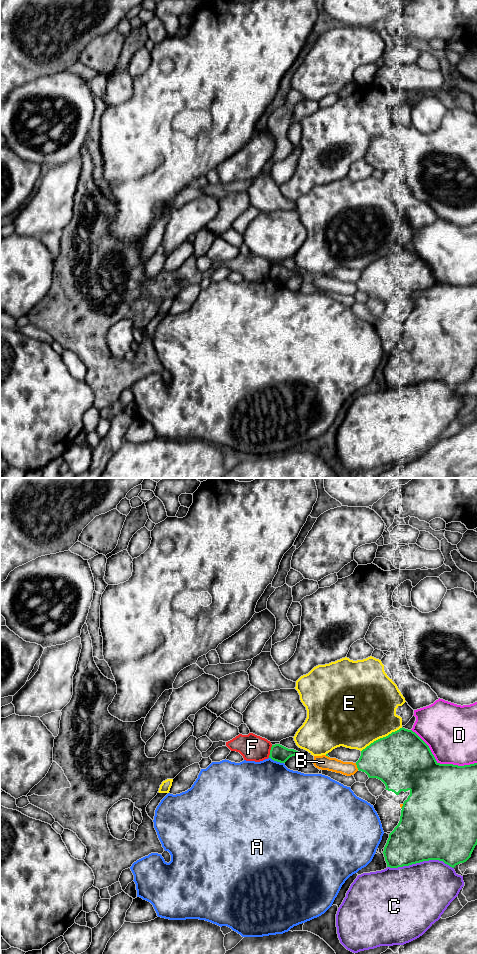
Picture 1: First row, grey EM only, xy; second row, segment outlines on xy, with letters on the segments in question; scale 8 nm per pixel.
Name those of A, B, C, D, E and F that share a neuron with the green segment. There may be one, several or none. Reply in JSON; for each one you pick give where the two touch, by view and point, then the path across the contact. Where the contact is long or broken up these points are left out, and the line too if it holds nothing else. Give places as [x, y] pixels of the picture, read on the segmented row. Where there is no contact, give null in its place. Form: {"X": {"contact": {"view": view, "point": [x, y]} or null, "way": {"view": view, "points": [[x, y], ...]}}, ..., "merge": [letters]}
{"merge": []}

